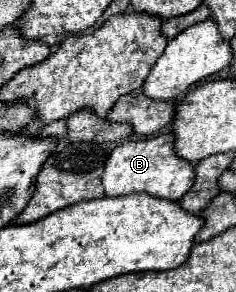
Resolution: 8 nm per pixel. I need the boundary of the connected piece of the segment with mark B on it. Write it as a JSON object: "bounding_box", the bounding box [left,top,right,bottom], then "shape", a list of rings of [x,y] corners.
{"bounding_box":[101,134,193,200],"shape":[[[171,134],[153,136],[145,140],[129,140],[119,144],[105,160],[101,184],[105,196],[117,198],[127,194],[149,194],[161,200],[179,200],[193,182],[193,164],[175,156]]]}

